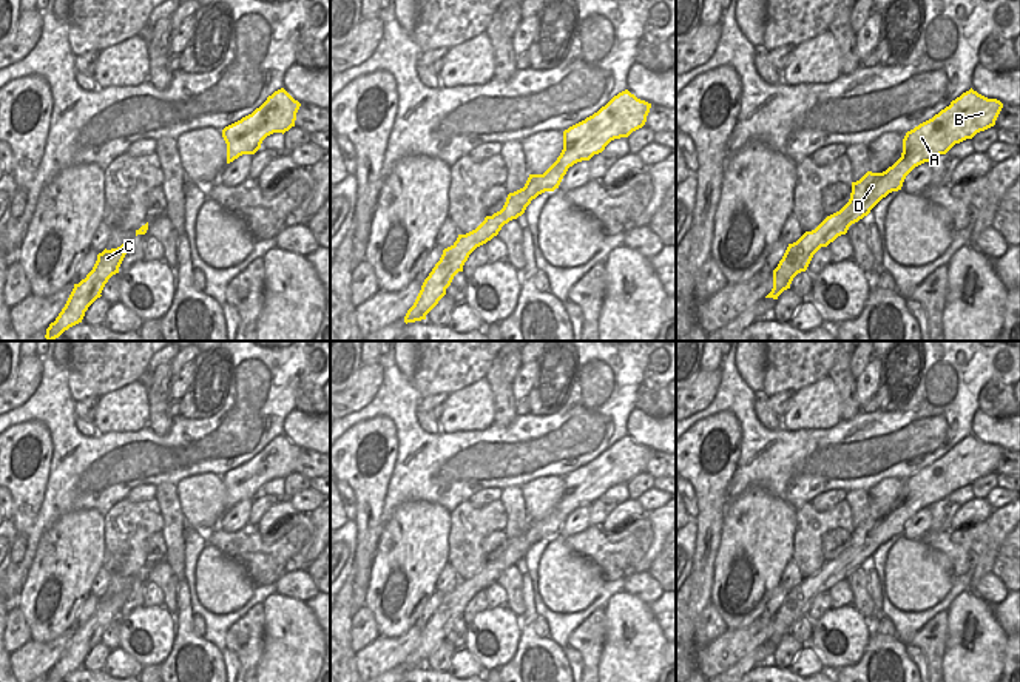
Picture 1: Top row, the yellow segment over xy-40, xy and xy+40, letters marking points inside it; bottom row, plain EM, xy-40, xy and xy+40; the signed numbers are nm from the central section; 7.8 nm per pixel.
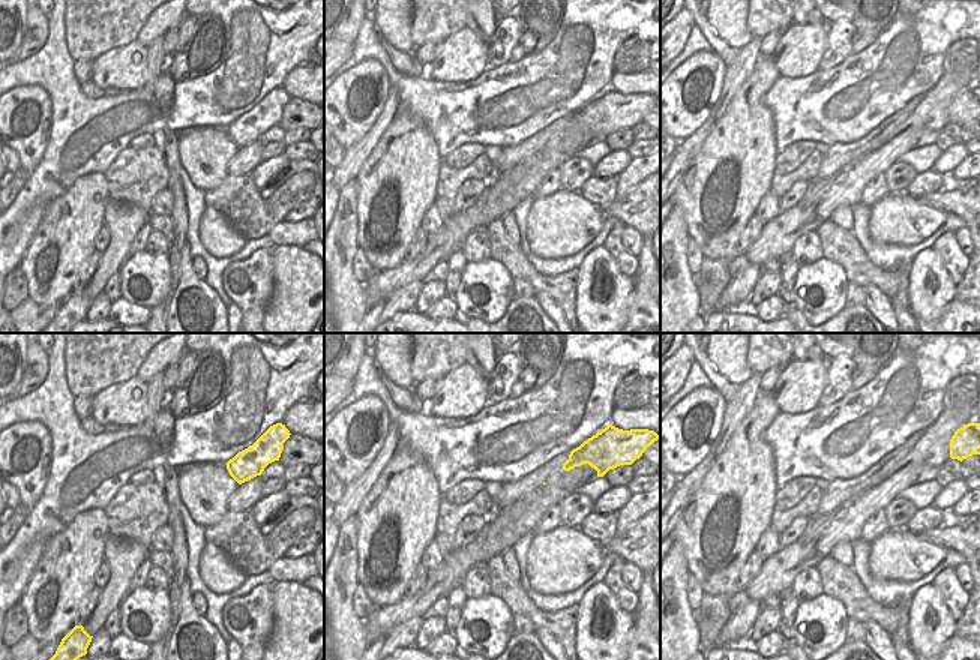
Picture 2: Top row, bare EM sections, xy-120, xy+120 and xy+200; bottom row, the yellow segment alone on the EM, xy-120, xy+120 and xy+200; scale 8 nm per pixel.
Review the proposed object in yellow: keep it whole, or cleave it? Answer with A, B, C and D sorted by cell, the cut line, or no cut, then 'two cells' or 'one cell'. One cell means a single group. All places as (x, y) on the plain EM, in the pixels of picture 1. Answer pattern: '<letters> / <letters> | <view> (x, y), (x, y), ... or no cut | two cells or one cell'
A B C D | no cut | one cell

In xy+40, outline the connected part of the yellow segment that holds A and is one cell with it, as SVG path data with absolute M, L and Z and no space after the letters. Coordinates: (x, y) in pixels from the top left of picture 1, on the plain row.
M971 434L932 464L907 477L901 503L892 512L883 518L867 517L860 526L852 528L850 545L839 557L789 589L773 616L773 634L765 643L778 645L784 636L790 634L793 623L807 616L821 593L846 580L852 569L867 562L889 539L901 535L906 522L915 512L946 500L955 489L994 472L1001 454L1000 446L988 444Z

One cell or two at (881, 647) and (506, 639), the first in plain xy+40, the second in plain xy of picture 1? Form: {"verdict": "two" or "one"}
{"verdict": "two"}

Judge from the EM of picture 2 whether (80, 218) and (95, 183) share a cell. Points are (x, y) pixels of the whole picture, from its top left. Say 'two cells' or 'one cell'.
one cell

